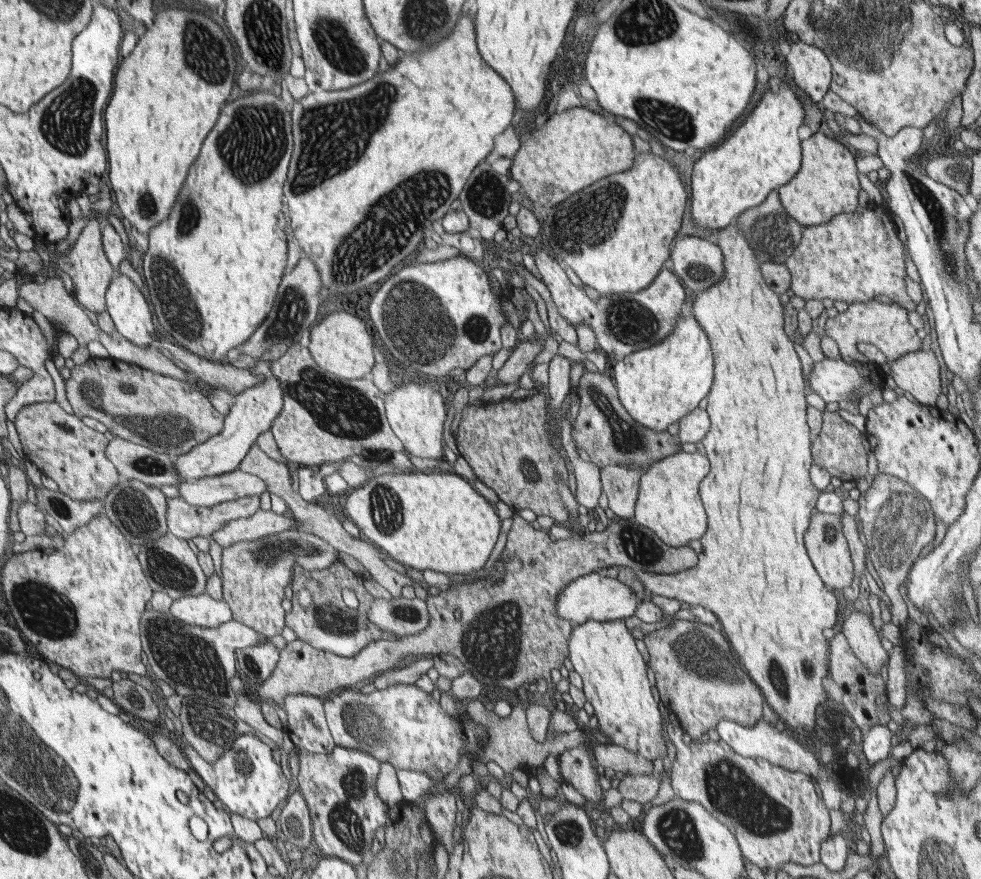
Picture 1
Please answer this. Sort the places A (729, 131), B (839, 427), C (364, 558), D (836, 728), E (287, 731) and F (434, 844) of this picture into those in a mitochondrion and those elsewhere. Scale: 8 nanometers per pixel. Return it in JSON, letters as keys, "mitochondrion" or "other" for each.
{"A":"other","B":"other","C":"other","D":"other","E":"other","F":"other"}

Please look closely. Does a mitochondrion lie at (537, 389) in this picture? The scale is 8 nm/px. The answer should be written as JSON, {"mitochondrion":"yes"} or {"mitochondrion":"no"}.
{"mitochondrion":"no"}

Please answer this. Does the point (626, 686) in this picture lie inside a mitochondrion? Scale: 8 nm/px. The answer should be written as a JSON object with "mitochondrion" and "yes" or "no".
{"mitochondrion":"no"}

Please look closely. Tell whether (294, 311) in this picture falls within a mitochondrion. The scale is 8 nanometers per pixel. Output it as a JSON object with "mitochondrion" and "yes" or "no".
{"mitochondrion":"yes"}

